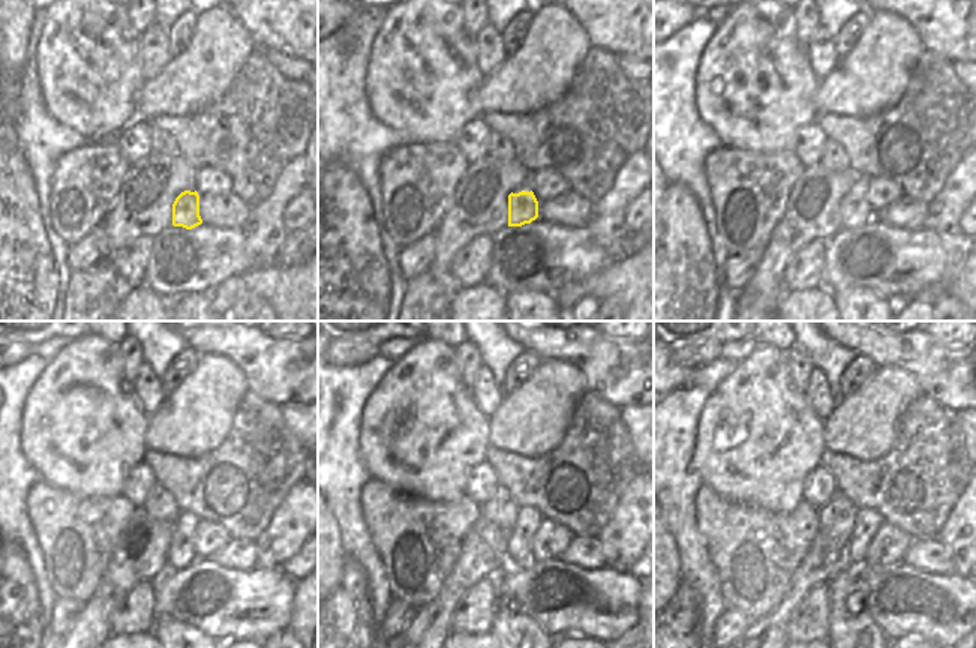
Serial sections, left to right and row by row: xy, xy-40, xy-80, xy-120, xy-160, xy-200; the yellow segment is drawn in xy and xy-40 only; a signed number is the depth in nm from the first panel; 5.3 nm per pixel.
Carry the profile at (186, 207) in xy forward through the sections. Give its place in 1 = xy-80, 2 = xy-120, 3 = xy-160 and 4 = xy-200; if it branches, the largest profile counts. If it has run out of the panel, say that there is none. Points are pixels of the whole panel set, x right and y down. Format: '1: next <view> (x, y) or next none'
1: next xy-80 (855, 210)
2: next xy-120 (180, 554)
3: next xy-160 (516, 552)
4: next xy-200 (850, 549)

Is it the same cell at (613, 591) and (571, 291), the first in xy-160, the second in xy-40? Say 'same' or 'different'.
different

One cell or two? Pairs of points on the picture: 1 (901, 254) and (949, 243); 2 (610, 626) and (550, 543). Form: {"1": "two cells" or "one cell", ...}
{"1": "two cells", "2": "two cells"}

